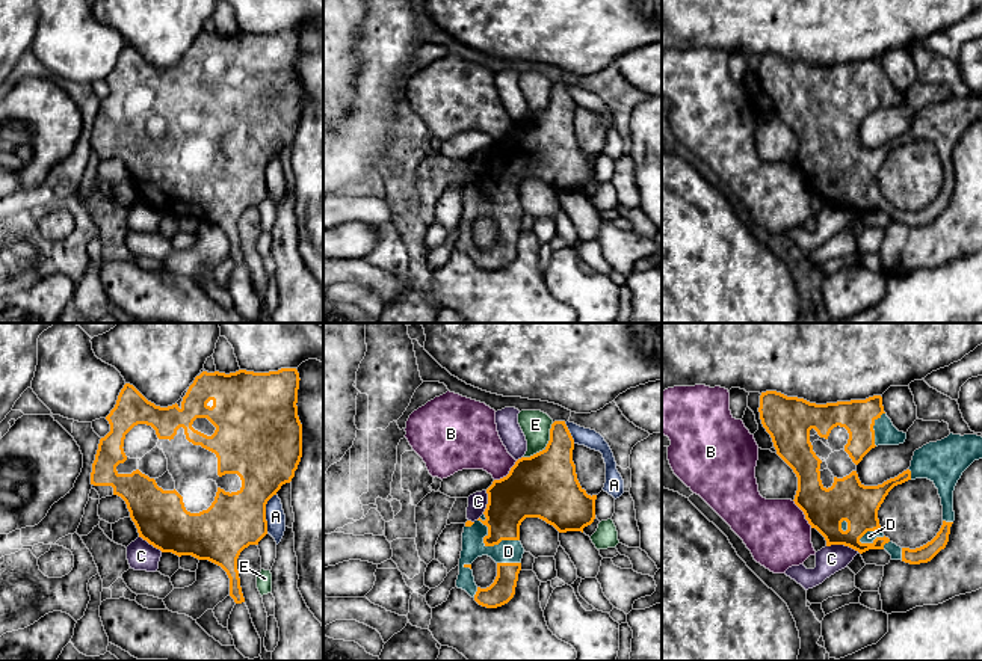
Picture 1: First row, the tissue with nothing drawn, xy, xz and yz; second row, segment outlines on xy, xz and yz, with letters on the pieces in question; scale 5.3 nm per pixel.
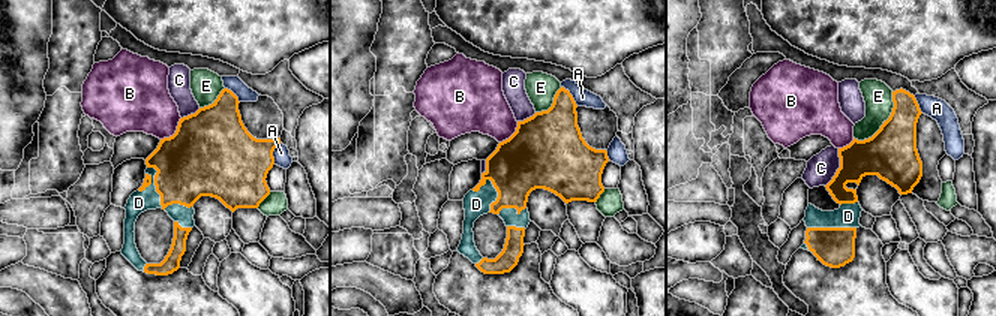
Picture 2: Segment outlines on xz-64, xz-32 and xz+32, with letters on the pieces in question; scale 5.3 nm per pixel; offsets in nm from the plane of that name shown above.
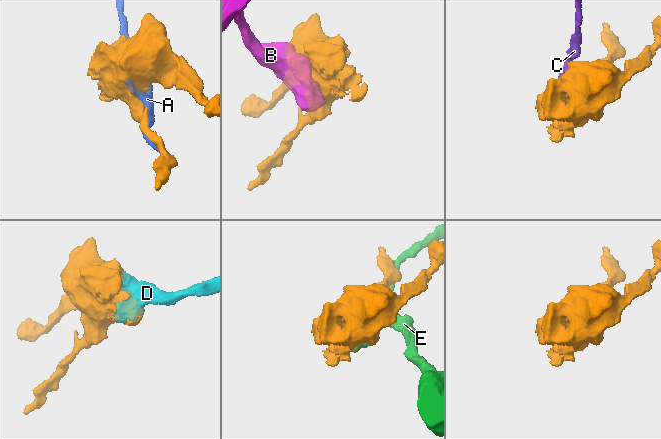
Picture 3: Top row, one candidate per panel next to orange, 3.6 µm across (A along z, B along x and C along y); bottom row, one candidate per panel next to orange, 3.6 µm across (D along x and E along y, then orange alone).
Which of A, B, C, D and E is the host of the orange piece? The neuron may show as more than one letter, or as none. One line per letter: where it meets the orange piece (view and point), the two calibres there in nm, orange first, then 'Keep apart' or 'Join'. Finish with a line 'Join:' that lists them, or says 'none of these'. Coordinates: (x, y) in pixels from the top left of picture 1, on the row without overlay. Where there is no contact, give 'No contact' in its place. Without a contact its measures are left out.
A: Touches orange at xy (265, 175). Thickness 300 nm (orange) against 100 nm. Keep apart
B: Touches orange at xz (508, 136). Thickness 340 nm (orange) against 280 nm. Keep apart
C: Touches orange at yz (843, 205). Thickness 220 nm (orange) against 140 nm. Keep apart
D: Touches orange at xz (490, 207). Thickness 240 nm (orange) against 130 nm. Join
E: Touches orange at xz (547, 107). Thickness 340 nm (orange) against 160 nm. Keep apart
Join: D

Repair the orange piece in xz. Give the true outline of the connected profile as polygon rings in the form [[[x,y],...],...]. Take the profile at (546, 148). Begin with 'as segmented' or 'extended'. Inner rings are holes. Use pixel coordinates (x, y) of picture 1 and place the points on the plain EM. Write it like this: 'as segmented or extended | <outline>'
extended | [[[554,83],[547,109],[530,119],[518,121],[506,139],[494,142],[486,151],[488,166],[483,177],[474,184],[465,184],[456,249],[465,252],[479,267],[497,270],[514,260],[524,216],[520,187],[526,180],[539,180],[559,195],[583,195],[583,190],[594,184],[597,157],[588,157],[580,148],[573,112],[574,101],[565,83]],[[482,217],[488,217],[497,225],[497,238],[486,251],[476,247],[471,232],[471,225]]]

